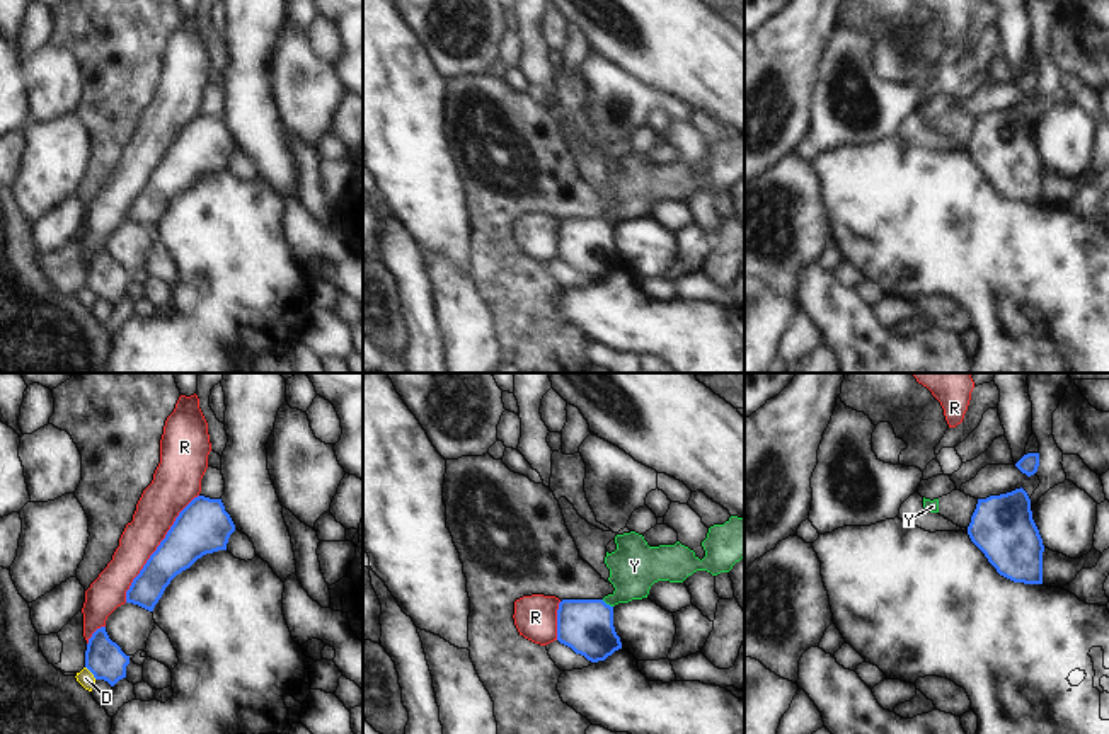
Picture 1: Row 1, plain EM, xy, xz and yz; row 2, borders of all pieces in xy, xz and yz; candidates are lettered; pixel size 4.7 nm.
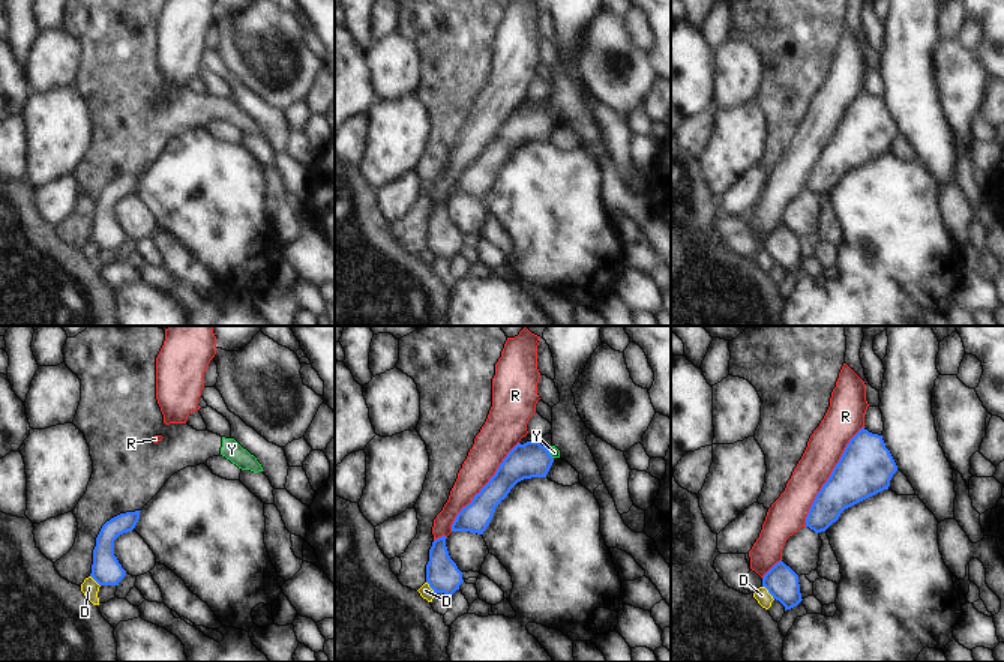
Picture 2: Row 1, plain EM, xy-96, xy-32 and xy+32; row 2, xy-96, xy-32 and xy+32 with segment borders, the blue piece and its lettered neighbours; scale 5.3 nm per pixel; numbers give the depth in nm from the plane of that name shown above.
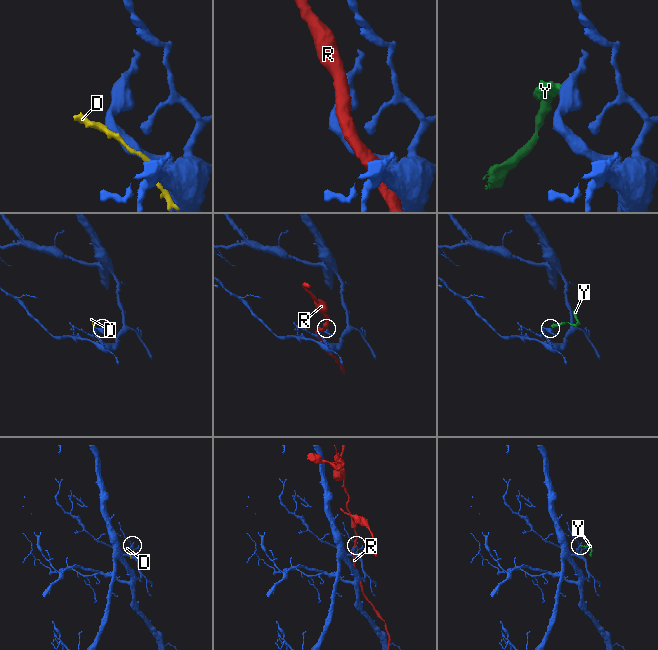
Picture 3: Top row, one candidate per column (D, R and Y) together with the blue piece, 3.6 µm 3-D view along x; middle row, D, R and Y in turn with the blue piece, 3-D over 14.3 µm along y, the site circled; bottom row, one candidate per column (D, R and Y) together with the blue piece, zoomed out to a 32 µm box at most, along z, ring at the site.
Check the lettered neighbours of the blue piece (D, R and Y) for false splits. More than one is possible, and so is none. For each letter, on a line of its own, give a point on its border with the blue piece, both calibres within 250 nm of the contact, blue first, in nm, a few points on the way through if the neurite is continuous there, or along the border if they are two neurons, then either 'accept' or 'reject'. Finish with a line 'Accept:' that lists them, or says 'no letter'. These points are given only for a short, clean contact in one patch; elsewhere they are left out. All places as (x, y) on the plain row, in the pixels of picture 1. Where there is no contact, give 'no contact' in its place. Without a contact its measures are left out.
D: contact xy (91, 290); calibres 180 and 80 nm; reject
R: contact xy (157, 167); calibres 260 and 200 nm; reject
Y: contact xz (605, 222); calibres 260 and 240 nm; border xz (602, 218), (612, 225); reject
Accept: no letter

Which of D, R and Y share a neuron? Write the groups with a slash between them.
D / R / Y

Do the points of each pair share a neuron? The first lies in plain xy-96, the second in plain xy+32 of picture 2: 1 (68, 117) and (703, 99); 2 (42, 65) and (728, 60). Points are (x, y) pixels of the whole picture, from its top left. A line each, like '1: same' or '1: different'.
1: different
2: same

